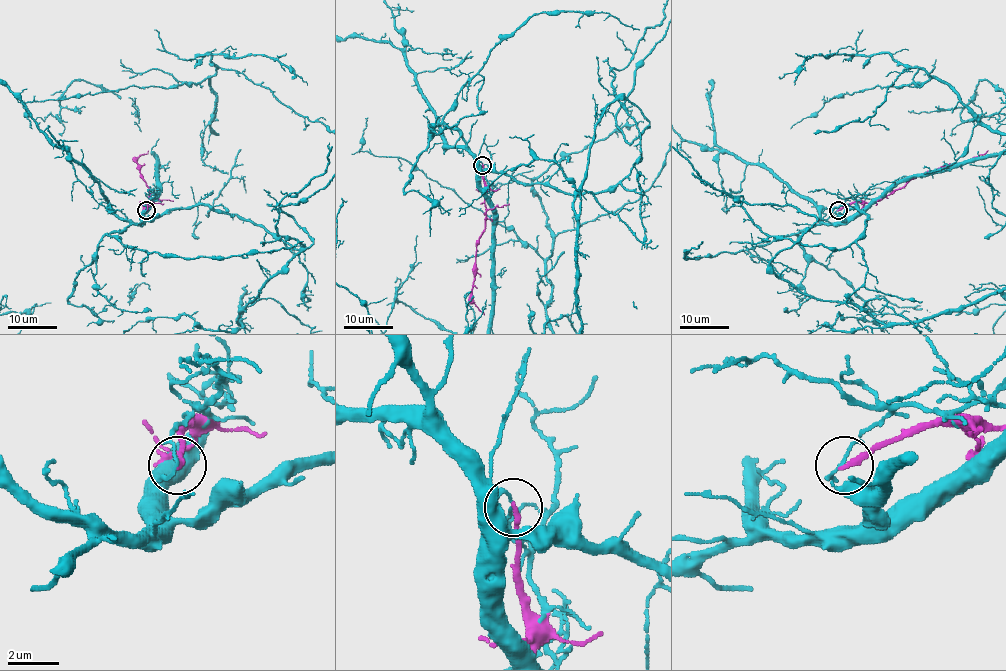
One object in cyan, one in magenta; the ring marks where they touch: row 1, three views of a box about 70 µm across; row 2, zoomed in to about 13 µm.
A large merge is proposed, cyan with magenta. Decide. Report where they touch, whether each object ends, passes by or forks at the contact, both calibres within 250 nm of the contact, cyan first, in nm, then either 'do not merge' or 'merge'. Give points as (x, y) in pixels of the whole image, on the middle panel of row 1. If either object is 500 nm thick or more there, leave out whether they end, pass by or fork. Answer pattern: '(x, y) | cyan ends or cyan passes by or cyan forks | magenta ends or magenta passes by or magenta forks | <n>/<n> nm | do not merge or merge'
(482, 165) | cyan ends | magenta ends | 140/220 nm | do not merge

